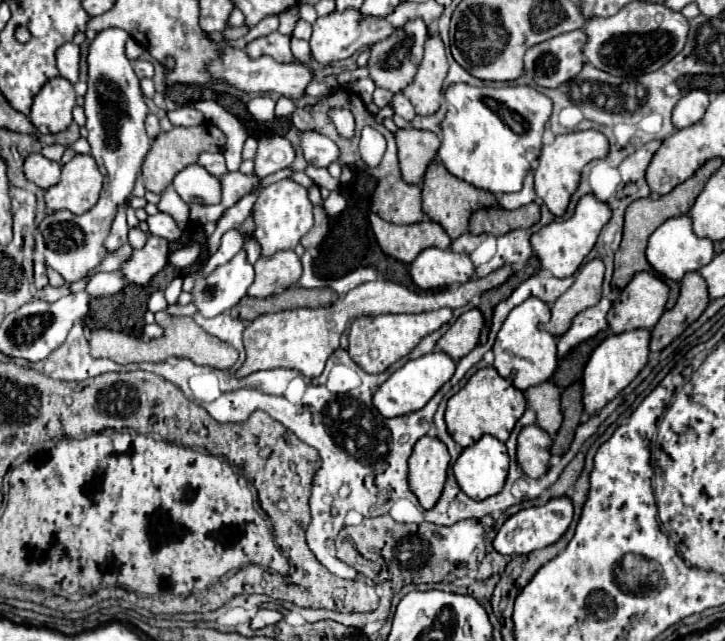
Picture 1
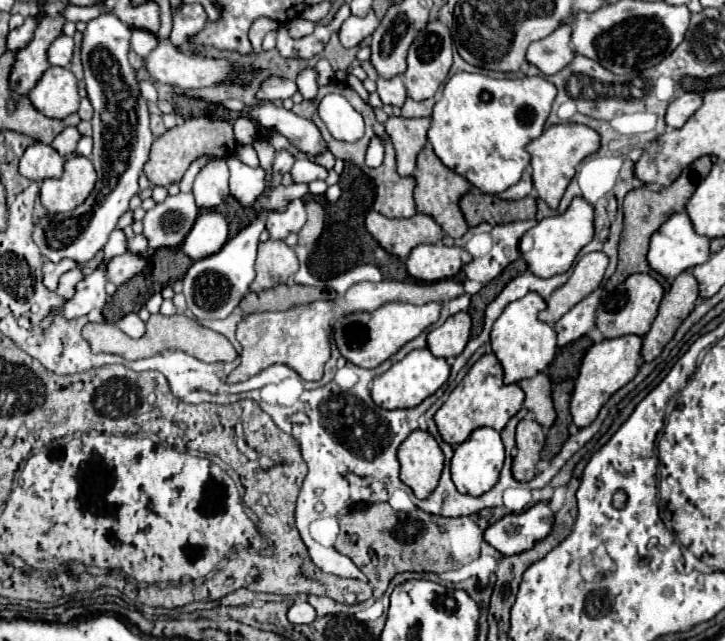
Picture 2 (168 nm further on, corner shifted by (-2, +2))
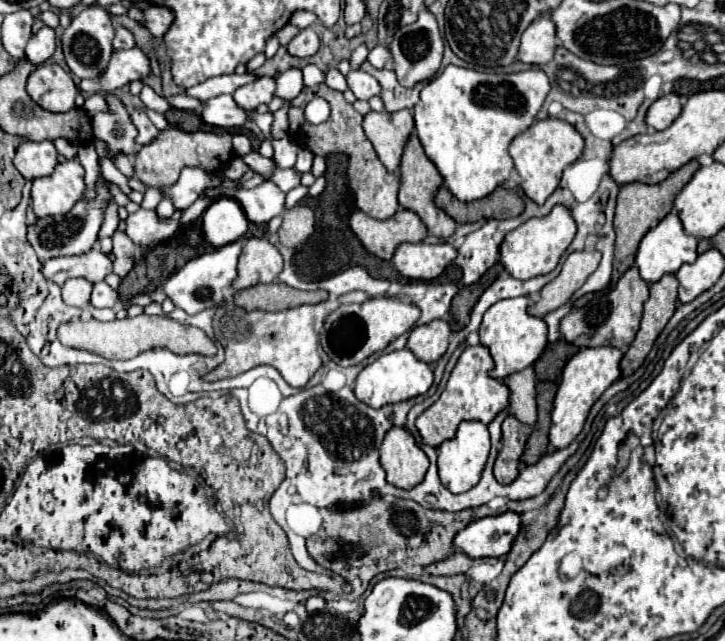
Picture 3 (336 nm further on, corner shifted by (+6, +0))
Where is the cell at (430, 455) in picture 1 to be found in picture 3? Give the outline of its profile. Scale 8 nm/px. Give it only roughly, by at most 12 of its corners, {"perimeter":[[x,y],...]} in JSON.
{"perimeter":[[405,427],[385,433],[379,463],[387,481],[411,489],[429,459]]}

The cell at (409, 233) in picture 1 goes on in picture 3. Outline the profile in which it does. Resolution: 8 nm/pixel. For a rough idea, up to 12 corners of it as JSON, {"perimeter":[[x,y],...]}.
{"perimeter":[[361,211],[349,227],[363,247],[391,259],[401,243],[419,243],[427,227],[413,211],[377,221]]}

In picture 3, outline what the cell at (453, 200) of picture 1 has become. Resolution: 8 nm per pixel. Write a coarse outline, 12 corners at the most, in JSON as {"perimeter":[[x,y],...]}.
{"perimeter":[[415,133],[401,157],[399,205],[427,231],[451,237],[457,223],[433,203],[441,185]]}

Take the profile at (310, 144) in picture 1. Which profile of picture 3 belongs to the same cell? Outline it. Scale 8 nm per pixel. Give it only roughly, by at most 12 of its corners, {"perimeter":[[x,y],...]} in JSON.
{"perimeter":[[231,95],[201,101],[201,119],[217,127],[241,127],[251,111]]}

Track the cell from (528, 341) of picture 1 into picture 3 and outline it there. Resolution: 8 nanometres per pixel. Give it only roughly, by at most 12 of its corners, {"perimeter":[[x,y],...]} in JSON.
{"perimeter":[[529,297],[501,299],[483,315],[491,375],[533,365],[547,325],[527,313]]}

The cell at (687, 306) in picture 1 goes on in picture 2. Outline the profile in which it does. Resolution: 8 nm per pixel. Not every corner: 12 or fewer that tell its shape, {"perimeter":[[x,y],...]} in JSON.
{"perimeter":[[683,271],[663,297],[641,355],[653,361],[699,299],[699,281]]}

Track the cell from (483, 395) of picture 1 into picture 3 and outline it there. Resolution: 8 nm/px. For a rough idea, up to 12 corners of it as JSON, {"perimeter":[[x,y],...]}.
{"perimeter":[[463,349],[441,397],[415,421],[439,447],[461,421],[489,423],[509,389],[489,375],[491,353]]}

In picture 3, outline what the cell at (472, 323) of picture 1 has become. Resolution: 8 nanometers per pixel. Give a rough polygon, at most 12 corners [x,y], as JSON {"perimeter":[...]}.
{"perimeter":[[447,321],[413,327],[407,349],[435,363],[449,347]]}

